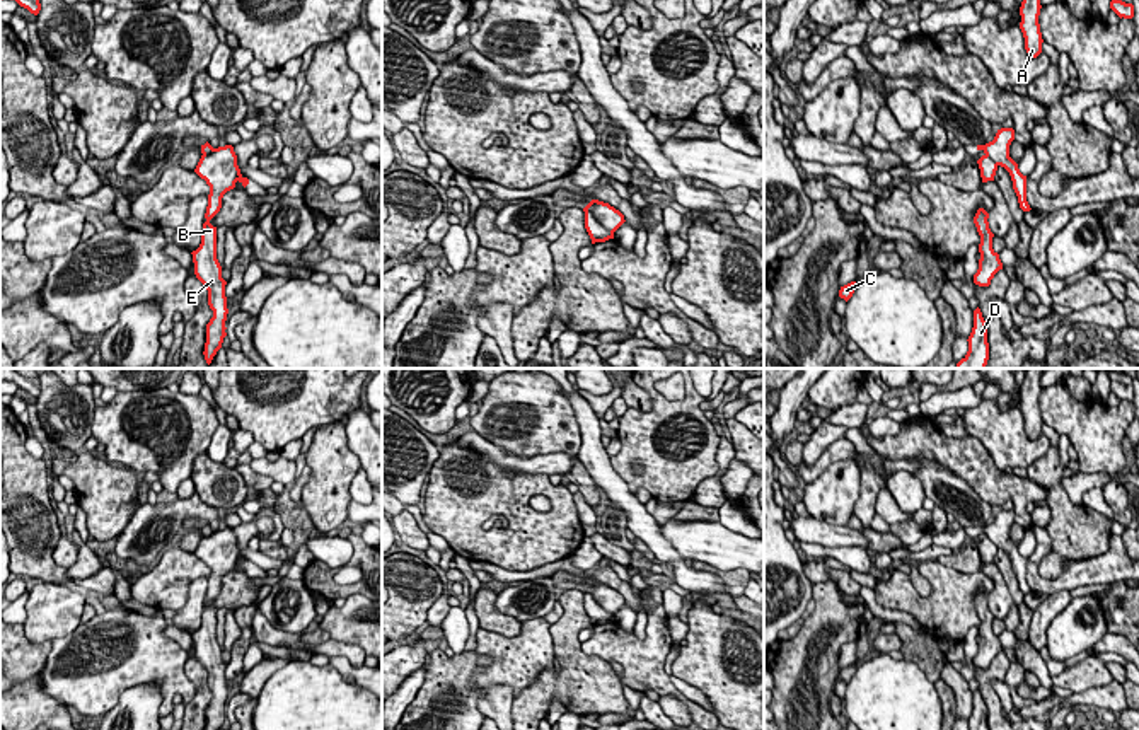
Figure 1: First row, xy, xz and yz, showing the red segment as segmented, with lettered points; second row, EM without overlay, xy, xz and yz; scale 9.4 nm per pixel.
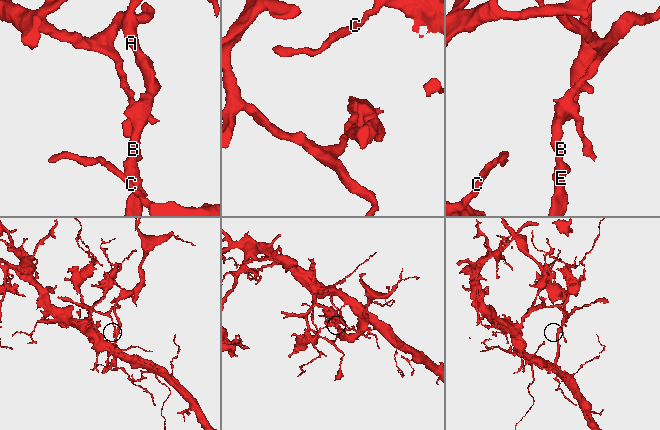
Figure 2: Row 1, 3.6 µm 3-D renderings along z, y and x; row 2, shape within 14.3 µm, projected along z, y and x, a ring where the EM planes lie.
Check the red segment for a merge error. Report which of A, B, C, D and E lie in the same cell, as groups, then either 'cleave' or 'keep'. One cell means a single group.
groups A B D E / C; cleave

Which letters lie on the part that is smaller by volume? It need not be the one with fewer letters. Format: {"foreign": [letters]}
{"foreign": ["A", "B", "D", "E"]}

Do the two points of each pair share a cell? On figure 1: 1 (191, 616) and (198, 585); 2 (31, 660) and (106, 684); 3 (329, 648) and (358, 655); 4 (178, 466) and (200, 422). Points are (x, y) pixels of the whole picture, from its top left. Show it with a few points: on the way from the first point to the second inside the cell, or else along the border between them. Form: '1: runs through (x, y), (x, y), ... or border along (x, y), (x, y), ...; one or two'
1: runs through (193, 609), (196, 592); one
2: border along (52, 642), (46, 664), (40, 671); two
3: runs through (336, 648), (352, 652); one
4: runs through (185, 456), (193, 432); one

